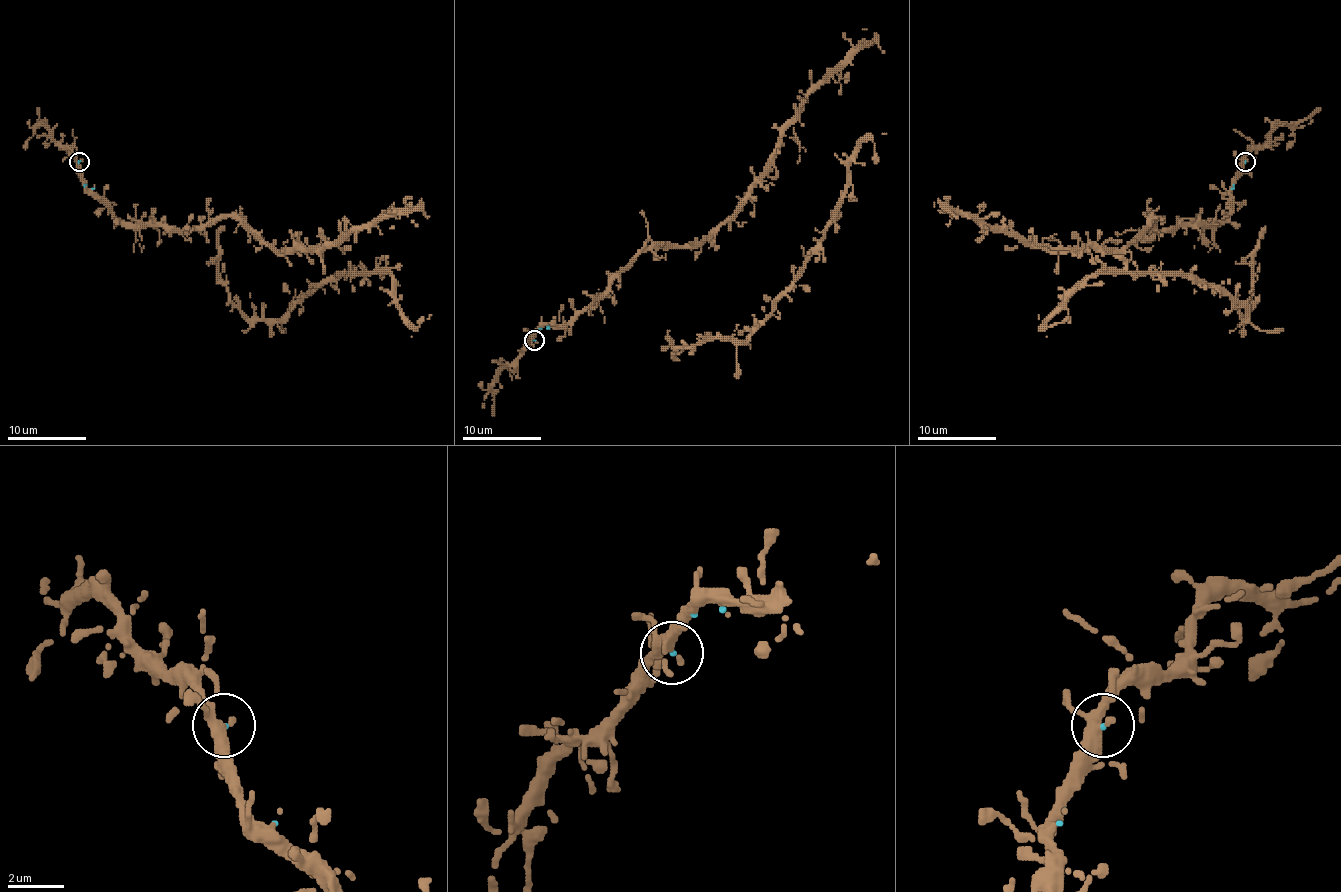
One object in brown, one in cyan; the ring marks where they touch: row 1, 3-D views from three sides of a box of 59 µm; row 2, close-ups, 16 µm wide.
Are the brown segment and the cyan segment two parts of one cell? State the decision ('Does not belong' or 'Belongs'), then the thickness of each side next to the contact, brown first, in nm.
Belongs. Thickness 340 nm (brown) against 90 nm

